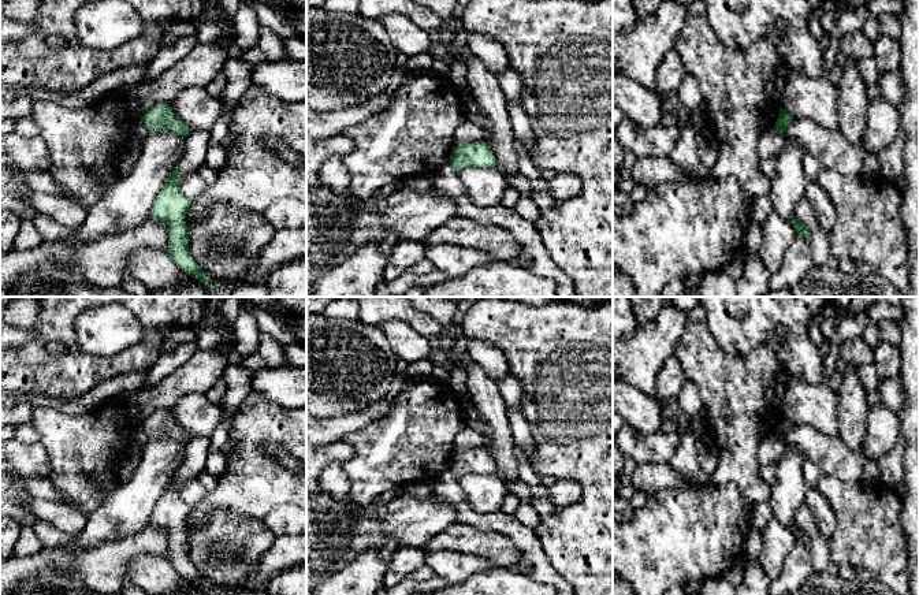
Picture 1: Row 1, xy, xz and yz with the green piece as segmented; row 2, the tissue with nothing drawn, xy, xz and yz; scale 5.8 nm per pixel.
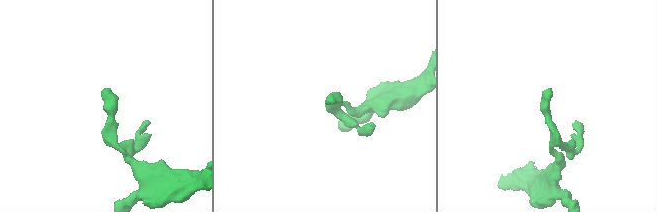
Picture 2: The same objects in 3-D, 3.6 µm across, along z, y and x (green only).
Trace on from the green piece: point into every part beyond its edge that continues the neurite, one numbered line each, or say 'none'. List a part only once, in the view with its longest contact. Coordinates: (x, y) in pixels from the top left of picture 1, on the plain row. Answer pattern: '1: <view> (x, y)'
none

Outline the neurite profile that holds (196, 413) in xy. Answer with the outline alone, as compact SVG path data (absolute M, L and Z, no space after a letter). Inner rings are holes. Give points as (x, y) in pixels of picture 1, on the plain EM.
M205 394L183 395L170 412L190 436L211 436L222 420L220 406L211 402Z

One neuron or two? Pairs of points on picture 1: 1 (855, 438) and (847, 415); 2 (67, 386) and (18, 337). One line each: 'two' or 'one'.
1: one
2: two

